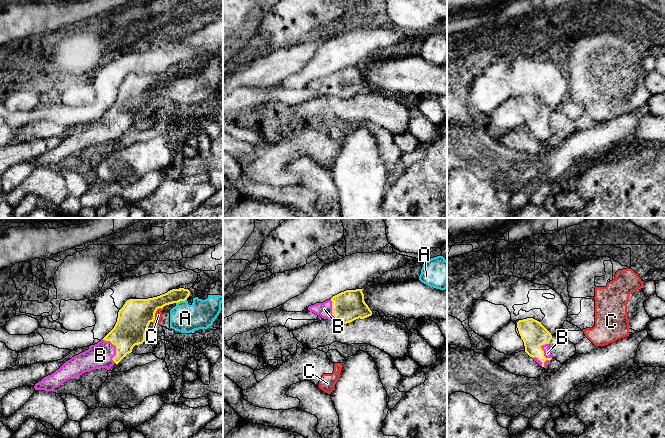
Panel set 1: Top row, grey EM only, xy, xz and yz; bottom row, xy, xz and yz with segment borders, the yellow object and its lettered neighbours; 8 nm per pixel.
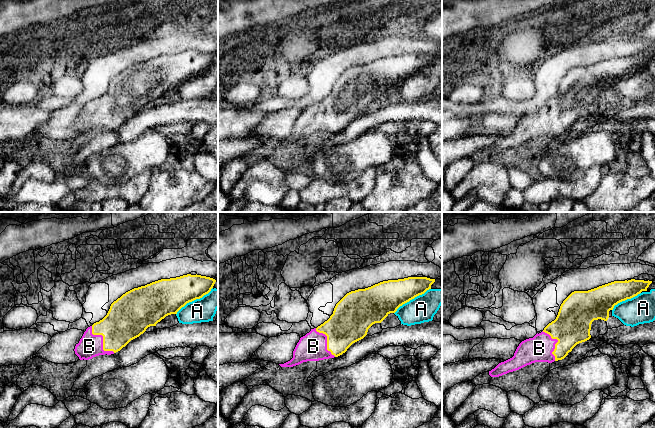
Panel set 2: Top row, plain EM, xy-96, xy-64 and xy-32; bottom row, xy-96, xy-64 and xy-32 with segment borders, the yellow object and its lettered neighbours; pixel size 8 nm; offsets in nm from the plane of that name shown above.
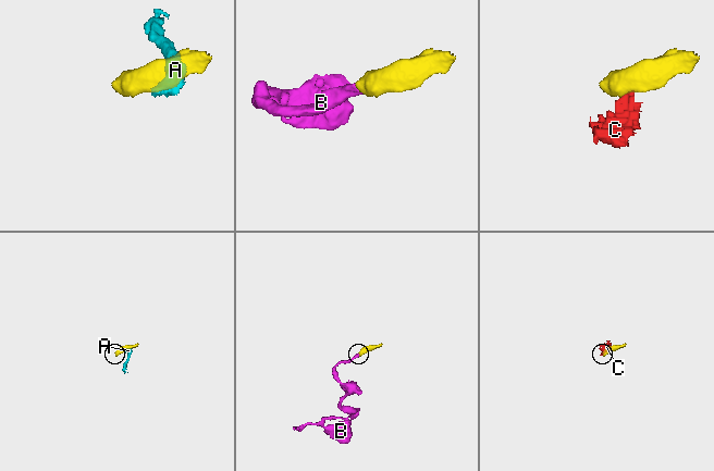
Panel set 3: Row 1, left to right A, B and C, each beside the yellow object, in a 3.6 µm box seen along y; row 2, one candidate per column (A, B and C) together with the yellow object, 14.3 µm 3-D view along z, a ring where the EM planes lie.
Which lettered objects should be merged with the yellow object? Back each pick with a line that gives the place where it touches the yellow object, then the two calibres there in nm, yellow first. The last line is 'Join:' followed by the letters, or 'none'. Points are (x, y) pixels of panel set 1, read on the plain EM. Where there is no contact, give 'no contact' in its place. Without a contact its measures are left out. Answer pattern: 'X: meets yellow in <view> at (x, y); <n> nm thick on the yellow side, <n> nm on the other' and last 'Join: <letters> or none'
B: meets yellow in yz at (543, 129); 200 nm thick on the yellow side, 60 nm on the other
Join: B

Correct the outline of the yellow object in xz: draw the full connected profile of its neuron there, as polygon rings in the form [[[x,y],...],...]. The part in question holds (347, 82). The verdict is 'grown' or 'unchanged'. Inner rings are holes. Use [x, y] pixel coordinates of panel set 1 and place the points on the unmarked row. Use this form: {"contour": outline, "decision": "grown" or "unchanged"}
{"contour": [[[362,65],[346,66],[323,79],[309,82],[308,86],[324,95],[337,96],[344,100],[372,91],[372,87],[364,77]]], "decision": "grown"}

